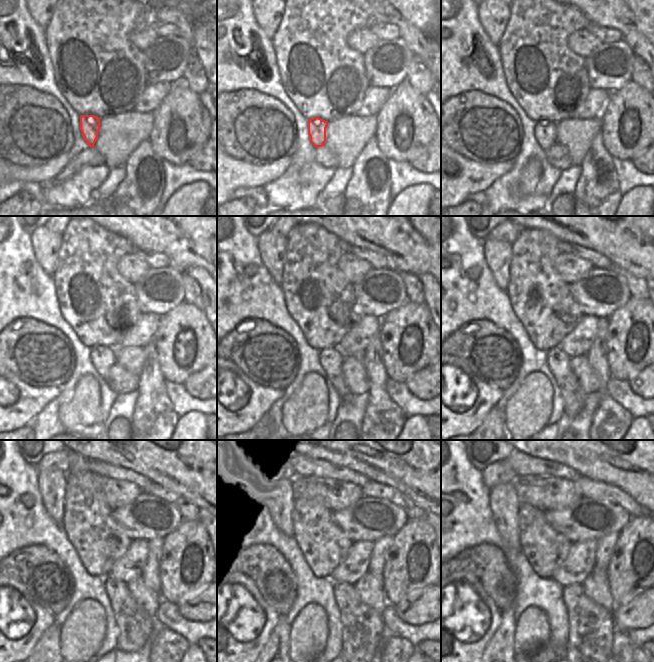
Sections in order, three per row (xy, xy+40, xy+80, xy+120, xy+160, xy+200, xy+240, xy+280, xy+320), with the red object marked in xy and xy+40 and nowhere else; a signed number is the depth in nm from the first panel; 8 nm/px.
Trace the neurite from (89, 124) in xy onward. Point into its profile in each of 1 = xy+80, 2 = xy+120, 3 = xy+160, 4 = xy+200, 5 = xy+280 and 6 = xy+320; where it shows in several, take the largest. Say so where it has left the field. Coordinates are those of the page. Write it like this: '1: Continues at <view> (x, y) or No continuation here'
1: Continues at xy+80 (544, 131)
2: Continues at xy+120 (102, 358)
3: Continues at xy+160 (331, 359)
4: Continues at xy+200 (558, 362)
5: Continues at xy+280 (363, 631)
6: Continues at xy+320 (594, 643)

